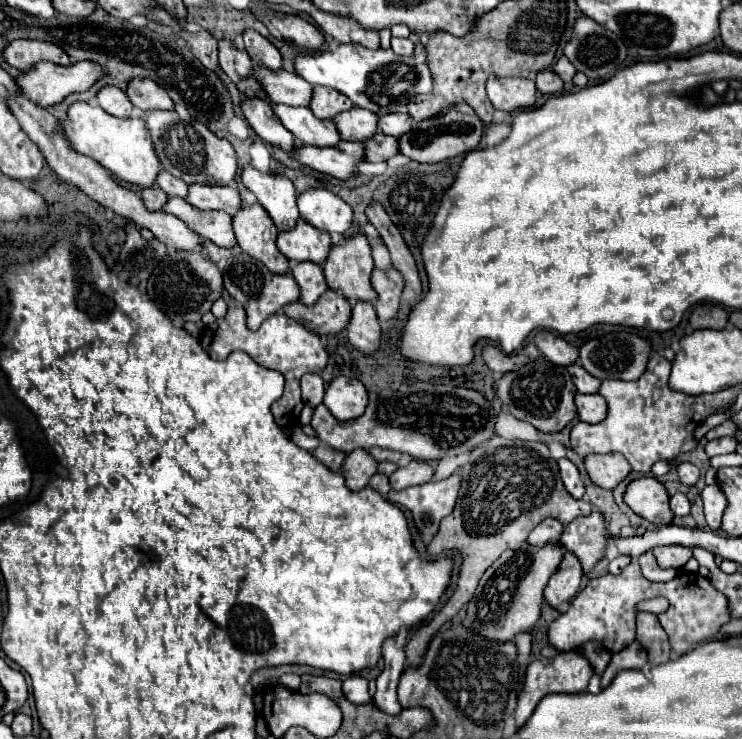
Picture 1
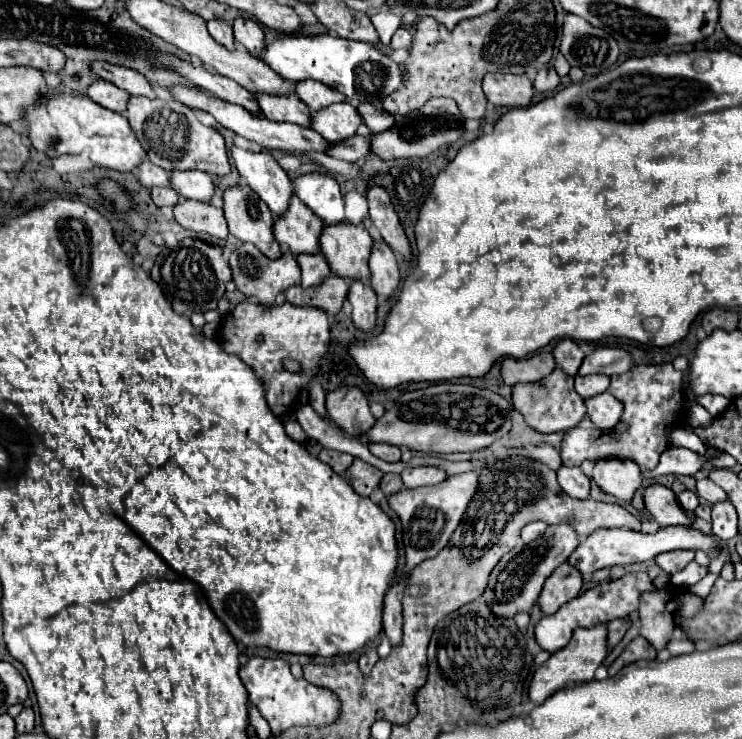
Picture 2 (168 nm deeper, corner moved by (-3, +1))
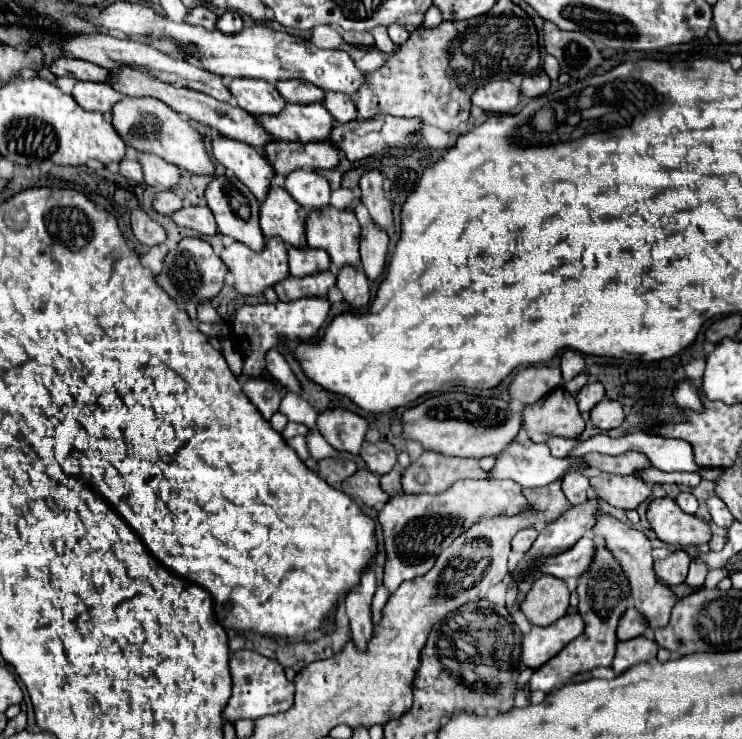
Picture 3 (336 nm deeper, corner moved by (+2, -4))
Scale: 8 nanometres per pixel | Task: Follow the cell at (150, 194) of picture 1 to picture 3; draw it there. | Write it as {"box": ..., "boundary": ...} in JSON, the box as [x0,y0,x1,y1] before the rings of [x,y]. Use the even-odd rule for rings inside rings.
{"box":[154,190,182,214],"boundary":[[[164,190],[154,196],[154,210],[160,214],[174,214],[180,208],[182,208],[182,200],[172,190]]]}

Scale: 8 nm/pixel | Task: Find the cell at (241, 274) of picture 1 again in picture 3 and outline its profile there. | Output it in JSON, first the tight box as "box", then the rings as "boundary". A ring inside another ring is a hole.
{"box":[220,238,290,296],"boundary":[[[270,238],[264,252],[252,252],[248,246],[234,242],[232,246],[222,250],[220,258],[234,276],[236,292],[240,292],[244,296],[260,296],[260,294],[264,294],[266,288],[270,288],[270,286],[274,286],[280,280],[286,280],[290,276],[288,274],[288,248],[278,238]]]}

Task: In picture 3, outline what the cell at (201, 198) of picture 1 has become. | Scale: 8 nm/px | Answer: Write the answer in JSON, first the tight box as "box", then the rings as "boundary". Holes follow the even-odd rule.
{"box":[138,154,180,190],"boundary":[[[140,154],[138,160],[144,168],[146,184],[156,190],[172,190],[180,182],[180,168],[174,164],[168,164],[166,160],[154,156],[154,154]]]}

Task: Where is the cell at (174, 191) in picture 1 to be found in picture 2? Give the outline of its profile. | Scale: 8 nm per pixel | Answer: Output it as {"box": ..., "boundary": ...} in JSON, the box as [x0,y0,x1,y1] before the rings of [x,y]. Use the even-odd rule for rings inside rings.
{"box":[137,161,169,187],"boundary":[[[143,161],[139,167],[137,167],[137,177],[139,177],[139,181],[141,181],[141,185],[145,185],[145,187],[157,187],[157,185],[169,185],[167,183],[167,175],[169,175],[169,171],[165,171],[165,169],[161,169],[161,167],[155,167],[151,161]]]}

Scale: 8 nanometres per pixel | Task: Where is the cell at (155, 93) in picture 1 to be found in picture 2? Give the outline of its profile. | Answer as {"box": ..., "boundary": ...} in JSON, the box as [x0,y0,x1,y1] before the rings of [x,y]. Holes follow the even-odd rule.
{"box":[91,63,155,97],"boundary":[[[91,63],[91,71],[105,81],[115,83],[119,89],[125,89],[129,95],[143,95],[143,97],[155,97],[153,87],[149,85],[149,81],[127,67],[119,67],[119,65],[111,65],[111,63]]]}

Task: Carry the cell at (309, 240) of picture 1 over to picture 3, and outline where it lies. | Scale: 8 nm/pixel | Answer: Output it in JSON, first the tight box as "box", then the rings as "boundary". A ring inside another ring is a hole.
{"box":[260,188,308,248],"boundary":[[[270,188],[260,206],[260,228],[266,238],[278,236],[292,248],[306,246],[308,212],[284,188]]]}

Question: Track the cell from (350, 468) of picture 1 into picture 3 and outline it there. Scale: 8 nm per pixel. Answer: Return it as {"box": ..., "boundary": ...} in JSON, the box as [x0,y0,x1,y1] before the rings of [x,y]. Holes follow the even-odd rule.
{"box":[342,470,390,506],"boundary":[[[358,470],[350,478],[342,482],[342,490],[354,498],[360,498],[366,506],[382,506],[390,498],[382,488],[380,488],[380,476],[372,474],[368,470]]]}

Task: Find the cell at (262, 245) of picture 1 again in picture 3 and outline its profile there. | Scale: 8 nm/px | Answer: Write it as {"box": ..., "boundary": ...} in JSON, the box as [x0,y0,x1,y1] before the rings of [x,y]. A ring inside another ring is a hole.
{"box":[206,176,266,252],"boundary":[[[216,176],[206,188],[206,200],[208,200],[208,208],[216,216],[220,234],[246,244],[254,252],[262,252],[262,248],[266,246],[266,240],[264,240],[260,224],[258,224],[260,202],[252,196],[252,192],[240,180],[236,180],[234,176]]]}

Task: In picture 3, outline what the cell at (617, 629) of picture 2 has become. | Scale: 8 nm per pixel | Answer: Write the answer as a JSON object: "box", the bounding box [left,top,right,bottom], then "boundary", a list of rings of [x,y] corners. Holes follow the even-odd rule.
{"box":[616,608,648,642],"boundary":[[[628,608],[628,610],[624,612],[624,616],[620,618],[620,622],[618,622],[618,630],[616,630],[618,640],[624,642],[624,640],[642,636],[642,634],[648,634],[644,616],[642,616],[636,608]]]}

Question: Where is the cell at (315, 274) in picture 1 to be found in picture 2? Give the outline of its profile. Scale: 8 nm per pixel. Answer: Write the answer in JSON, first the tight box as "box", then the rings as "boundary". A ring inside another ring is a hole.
{"box":[297,253,331,287],"boundary":[[[301,253],[297,257],[297,263],[301,267],[301,285],[303,287],[313,287],[315,283],[321,283],[323,279],[327,279],[331,275],[331,267],[321,253],[313,253],[313,255]]]}

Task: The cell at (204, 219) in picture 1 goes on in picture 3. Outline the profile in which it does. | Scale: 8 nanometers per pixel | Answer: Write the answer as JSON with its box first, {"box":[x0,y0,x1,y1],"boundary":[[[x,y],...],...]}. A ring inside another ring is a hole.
{"box":[172,206,216,236],"boundary":[[[190,206],[190,208],[180,208],[178,212],[172,214],[172,220],[178,226],[184,228],[192,228],[204,236],[214,236],[216,230],[216,222],[214,222],[214,214],[210,212],[210,208],[206,206]]]}

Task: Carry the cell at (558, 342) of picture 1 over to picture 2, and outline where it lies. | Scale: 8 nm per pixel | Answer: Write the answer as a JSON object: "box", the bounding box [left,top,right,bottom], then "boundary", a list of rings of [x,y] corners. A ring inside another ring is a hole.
{"box":[553,339,583,375],"boundary":[[[563,339],[555,345],[553,349],[553,357],[557,361],[557,365],[567,373],[567,375],[577,375],[579,367],[581,367],[581,361],[583,361],[583,351],[579,349],[579,345],[571,339]]]}

